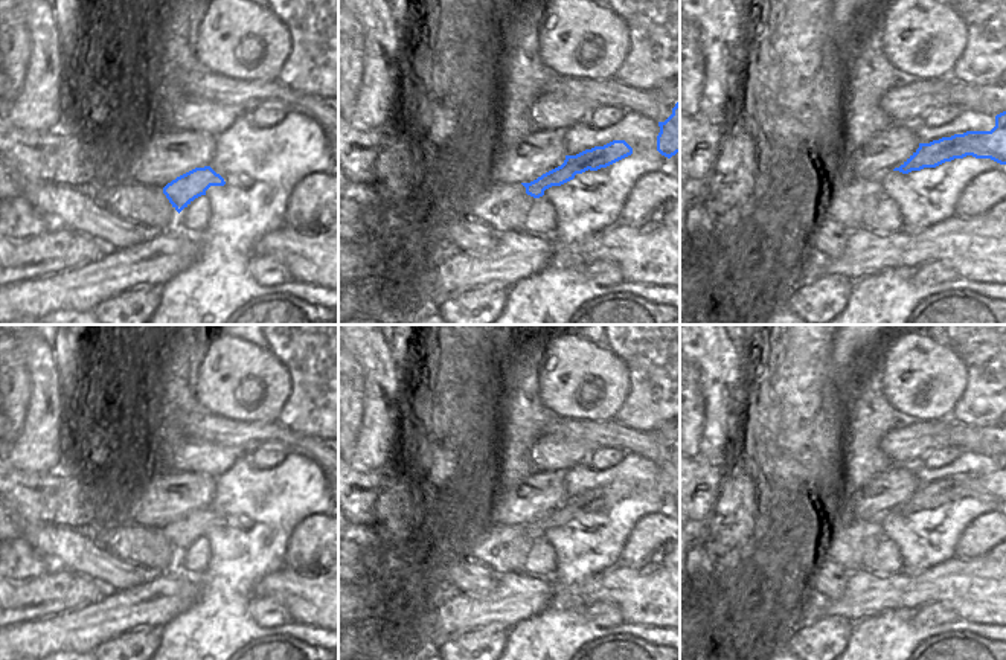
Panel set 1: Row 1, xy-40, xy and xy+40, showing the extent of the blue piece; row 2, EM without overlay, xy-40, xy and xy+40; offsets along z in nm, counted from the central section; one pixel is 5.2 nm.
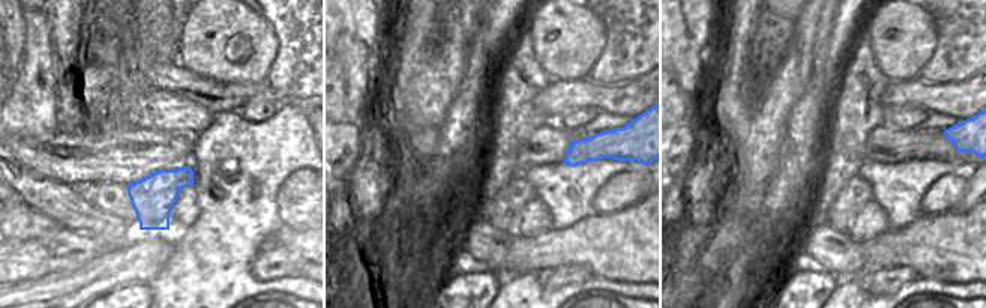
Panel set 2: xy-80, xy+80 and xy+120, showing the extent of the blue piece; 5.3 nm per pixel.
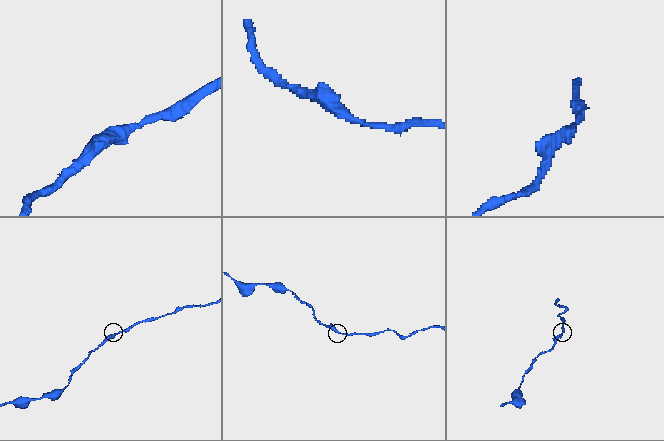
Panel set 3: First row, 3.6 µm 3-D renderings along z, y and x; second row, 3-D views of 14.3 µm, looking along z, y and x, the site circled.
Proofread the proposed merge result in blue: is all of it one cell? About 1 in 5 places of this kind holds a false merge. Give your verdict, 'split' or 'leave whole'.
leave whole

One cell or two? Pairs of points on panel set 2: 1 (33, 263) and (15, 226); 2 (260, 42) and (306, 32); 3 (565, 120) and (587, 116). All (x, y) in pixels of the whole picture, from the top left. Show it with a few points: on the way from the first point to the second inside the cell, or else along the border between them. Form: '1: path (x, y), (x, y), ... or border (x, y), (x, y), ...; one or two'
1: border (56, 229), (41, 238), (15, 242); two
2: border (261, 15), (276, 39), (276, 56), (269, 72); two
3: path (571, 120), (581, 117); one

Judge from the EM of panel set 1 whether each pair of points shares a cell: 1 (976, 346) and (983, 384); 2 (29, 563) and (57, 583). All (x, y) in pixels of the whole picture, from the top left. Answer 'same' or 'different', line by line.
1: same
2: different

